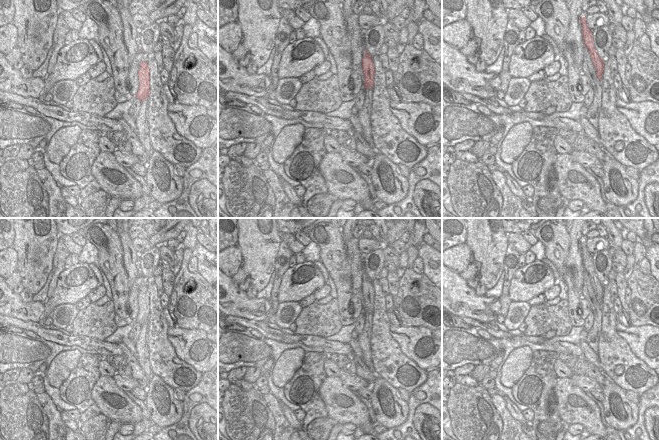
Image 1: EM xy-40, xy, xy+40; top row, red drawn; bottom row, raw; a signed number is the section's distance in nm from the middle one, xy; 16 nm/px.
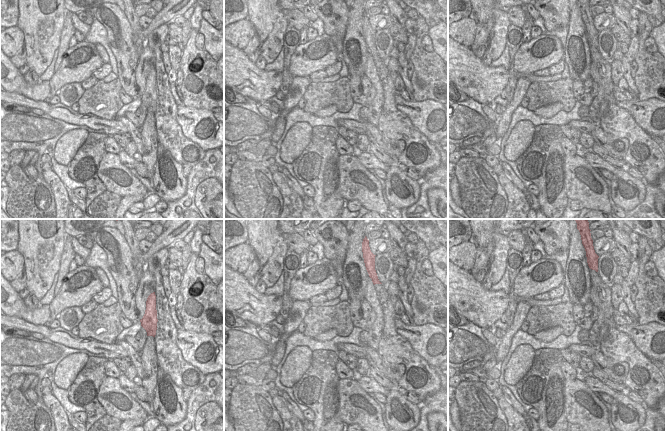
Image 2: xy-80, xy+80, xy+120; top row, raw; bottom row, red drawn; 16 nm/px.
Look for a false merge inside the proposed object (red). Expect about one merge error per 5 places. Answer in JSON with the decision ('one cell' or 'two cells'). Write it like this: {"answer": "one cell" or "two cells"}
{"answer": "one cell"}

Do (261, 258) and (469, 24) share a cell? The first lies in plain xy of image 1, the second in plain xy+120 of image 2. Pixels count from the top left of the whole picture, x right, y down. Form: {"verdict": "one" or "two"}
{"verdict": "two"}

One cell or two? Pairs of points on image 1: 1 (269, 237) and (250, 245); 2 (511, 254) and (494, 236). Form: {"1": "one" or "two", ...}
{"1": "one", "2": "two"}

